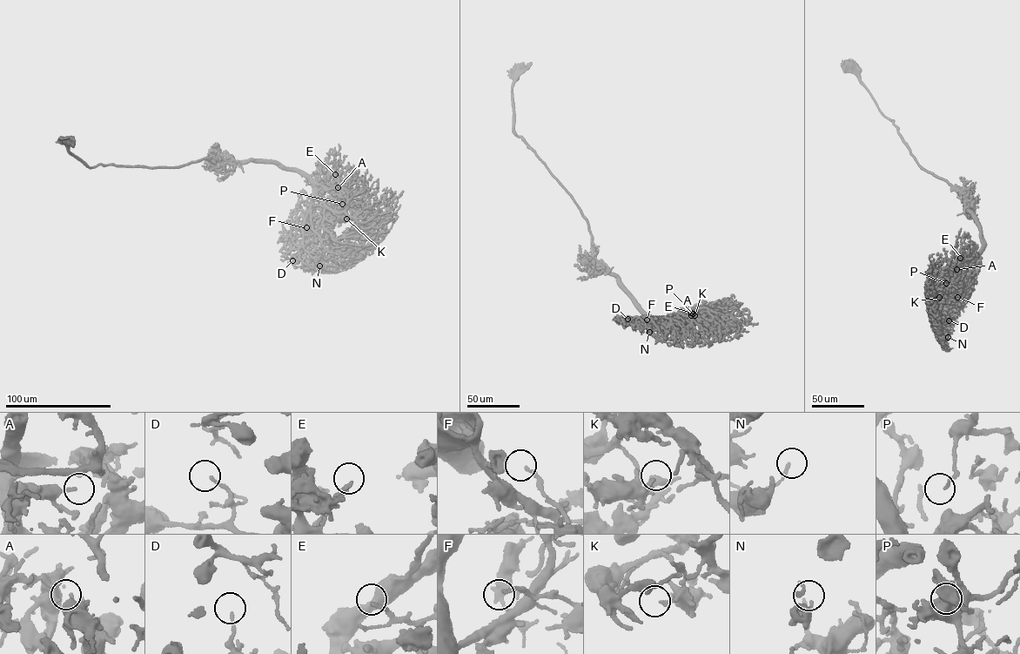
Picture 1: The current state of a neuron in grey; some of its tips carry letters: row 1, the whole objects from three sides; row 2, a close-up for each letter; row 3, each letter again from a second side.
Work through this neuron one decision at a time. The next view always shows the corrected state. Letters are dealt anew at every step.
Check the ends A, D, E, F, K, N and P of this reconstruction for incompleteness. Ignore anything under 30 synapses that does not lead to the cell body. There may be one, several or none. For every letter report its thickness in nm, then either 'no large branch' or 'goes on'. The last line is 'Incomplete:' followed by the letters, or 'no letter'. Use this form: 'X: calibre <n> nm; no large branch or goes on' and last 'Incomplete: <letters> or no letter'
A: calibre 120 nm; no large branch
D: calibre 140 nm; no large branch
E: calibre 160 nm; goes on
F: calibre 170 nm; no large branch
K: calibre 150 nm; no large branch
N: calibre 120 nm; no large branch
P: calibre 80 nm; no large branch
Incomplete: E

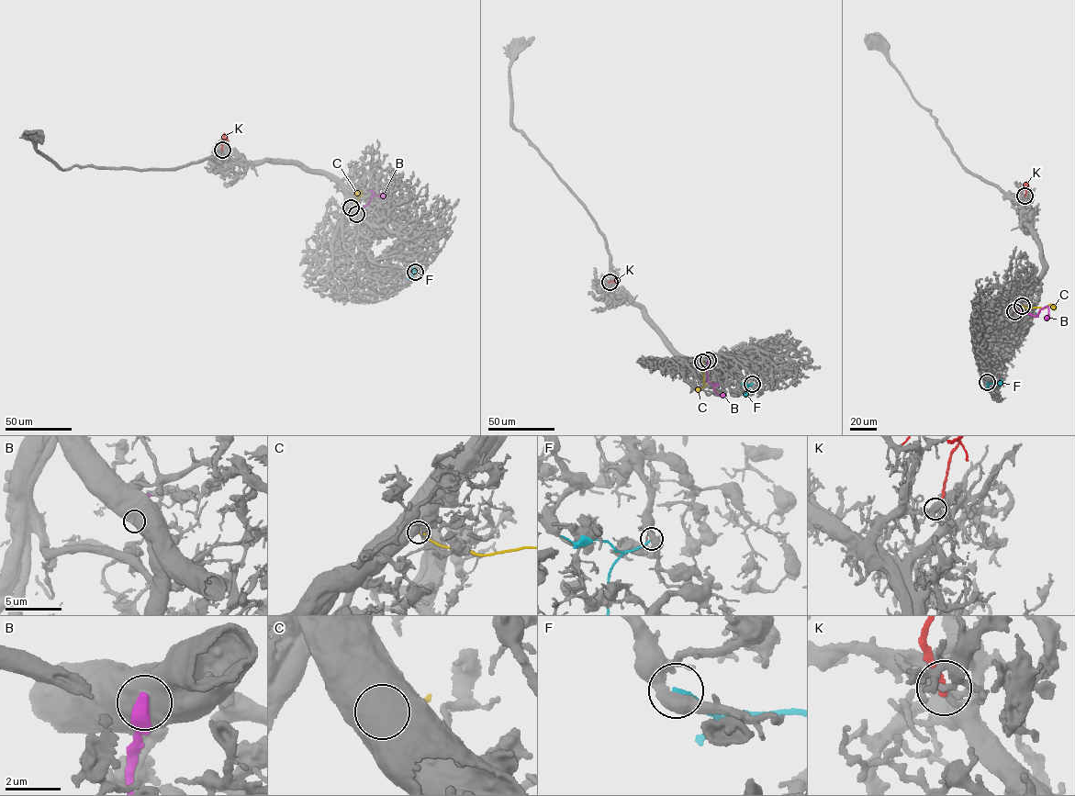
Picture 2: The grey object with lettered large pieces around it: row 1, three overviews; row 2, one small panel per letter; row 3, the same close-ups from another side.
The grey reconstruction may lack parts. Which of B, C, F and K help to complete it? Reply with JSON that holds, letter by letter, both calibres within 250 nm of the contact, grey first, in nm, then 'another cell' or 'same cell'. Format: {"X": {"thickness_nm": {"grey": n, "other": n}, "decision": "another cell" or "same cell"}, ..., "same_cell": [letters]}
{"B": {"thickness_nm": {"grey": 750, "other": 480}, "decision": "another cell"}, "C": {"thickness_nm": {"grey": 900, "other": 220}, "decision": "another cell"}, "F": {"thickness_nm": {"grey": 550, "other": 160}, "decision": "another cell"}, "K": {"thickness_nm": {"grey": 260, "other": 240}, "decision": "another cell"}, "same_cell": []}

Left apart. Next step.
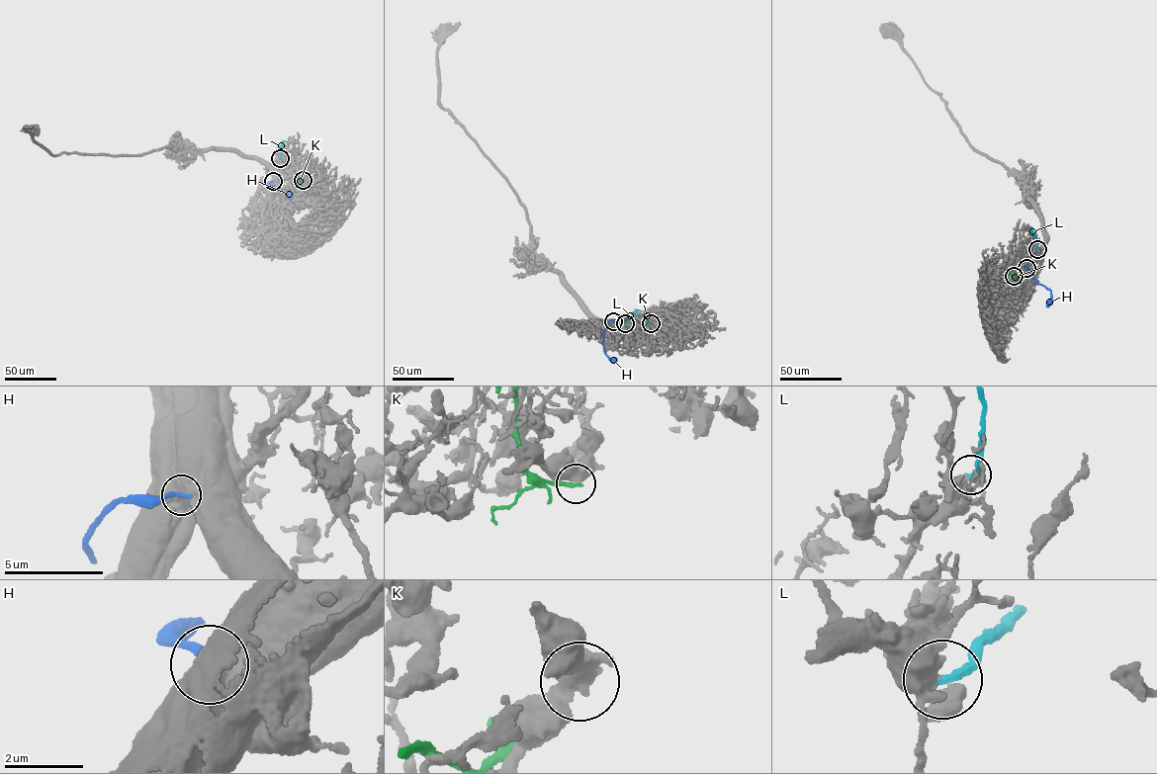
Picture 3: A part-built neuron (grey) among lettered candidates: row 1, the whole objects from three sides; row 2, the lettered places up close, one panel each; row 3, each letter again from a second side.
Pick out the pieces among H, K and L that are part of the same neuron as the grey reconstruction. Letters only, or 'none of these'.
L

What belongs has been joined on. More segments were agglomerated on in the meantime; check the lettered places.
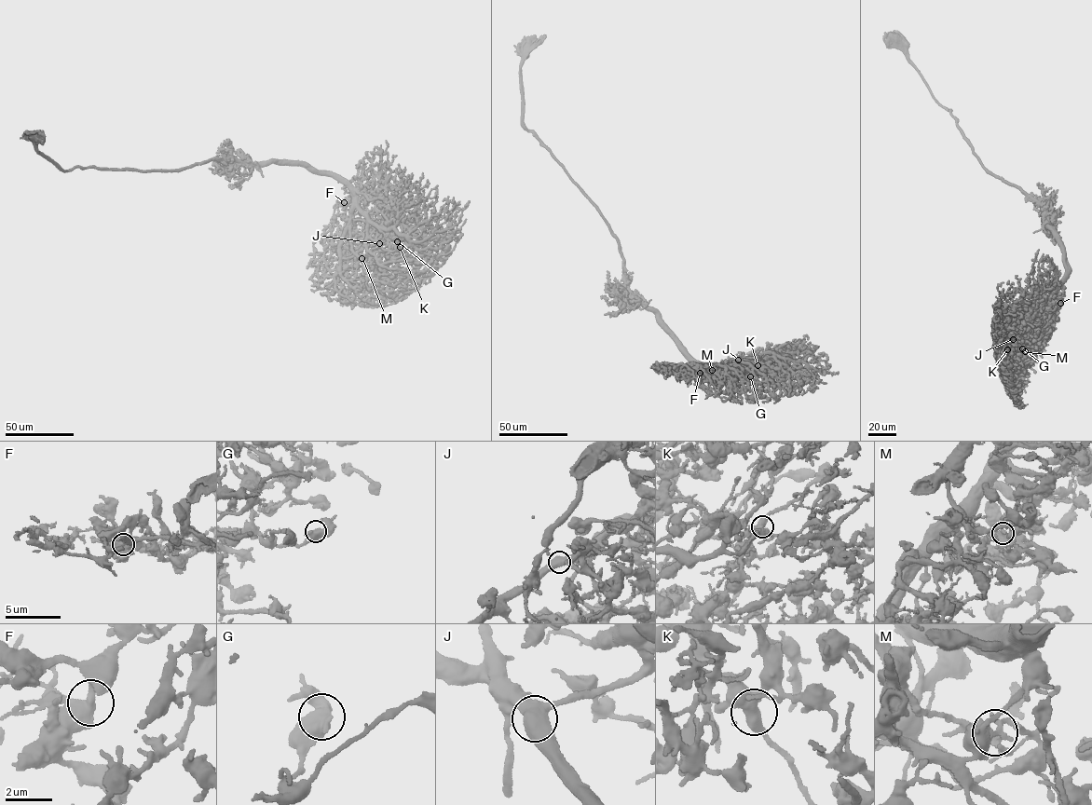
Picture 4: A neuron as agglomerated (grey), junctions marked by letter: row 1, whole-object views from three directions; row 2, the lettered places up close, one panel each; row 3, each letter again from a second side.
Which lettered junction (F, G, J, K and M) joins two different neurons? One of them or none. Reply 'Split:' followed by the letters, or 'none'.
Split: none

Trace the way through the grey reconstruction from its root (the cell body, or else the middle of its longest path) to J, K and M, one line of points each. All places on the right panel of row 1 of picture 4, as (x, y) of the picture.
J: (900, 39), (985, 169), (1040, 201), (1060, 247), (1066, 271), (1056, 295), (1013, 339)
K: (900, 39), (985, 169), (1040, 201), (1062, 253), (1066, 271), (1058, 291), (1016, 327), (1007, 349)
M: (900, 39), (985, 169), (1040, 201), (1060, 247), (1065, 274), (1025, 351)

